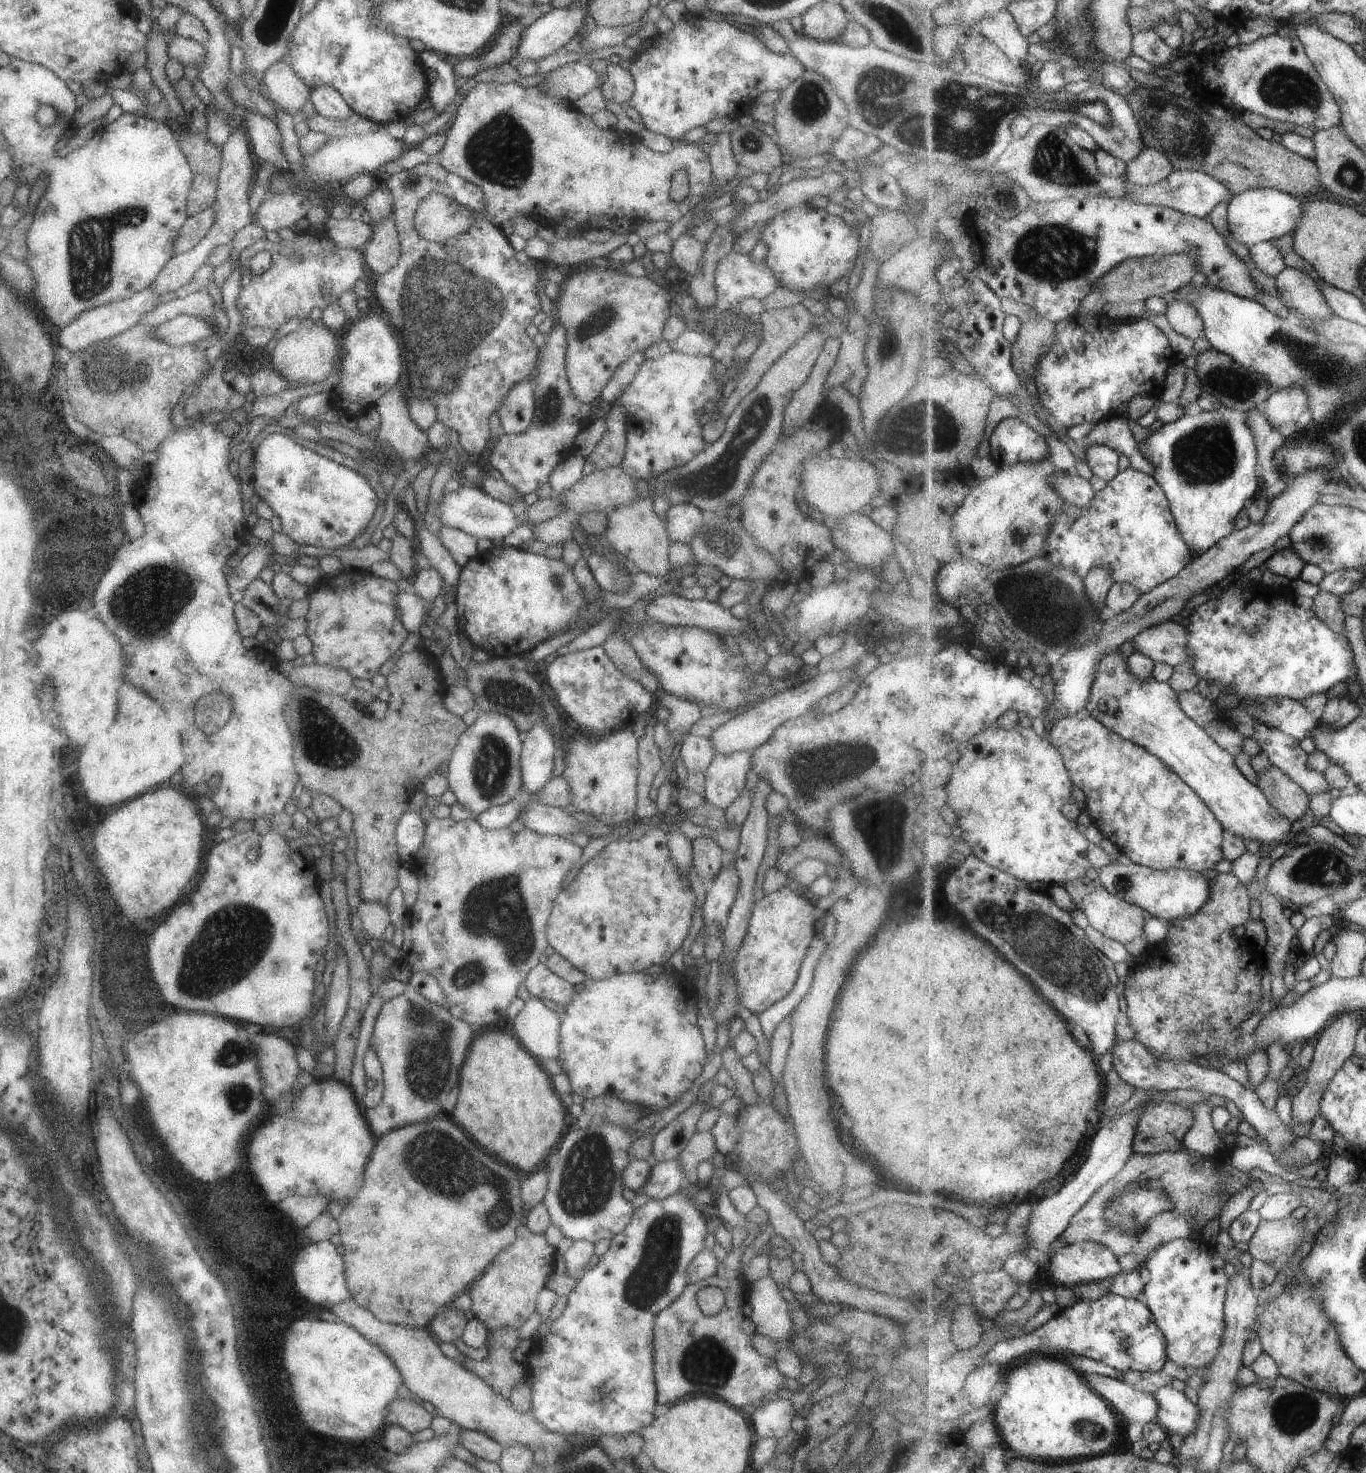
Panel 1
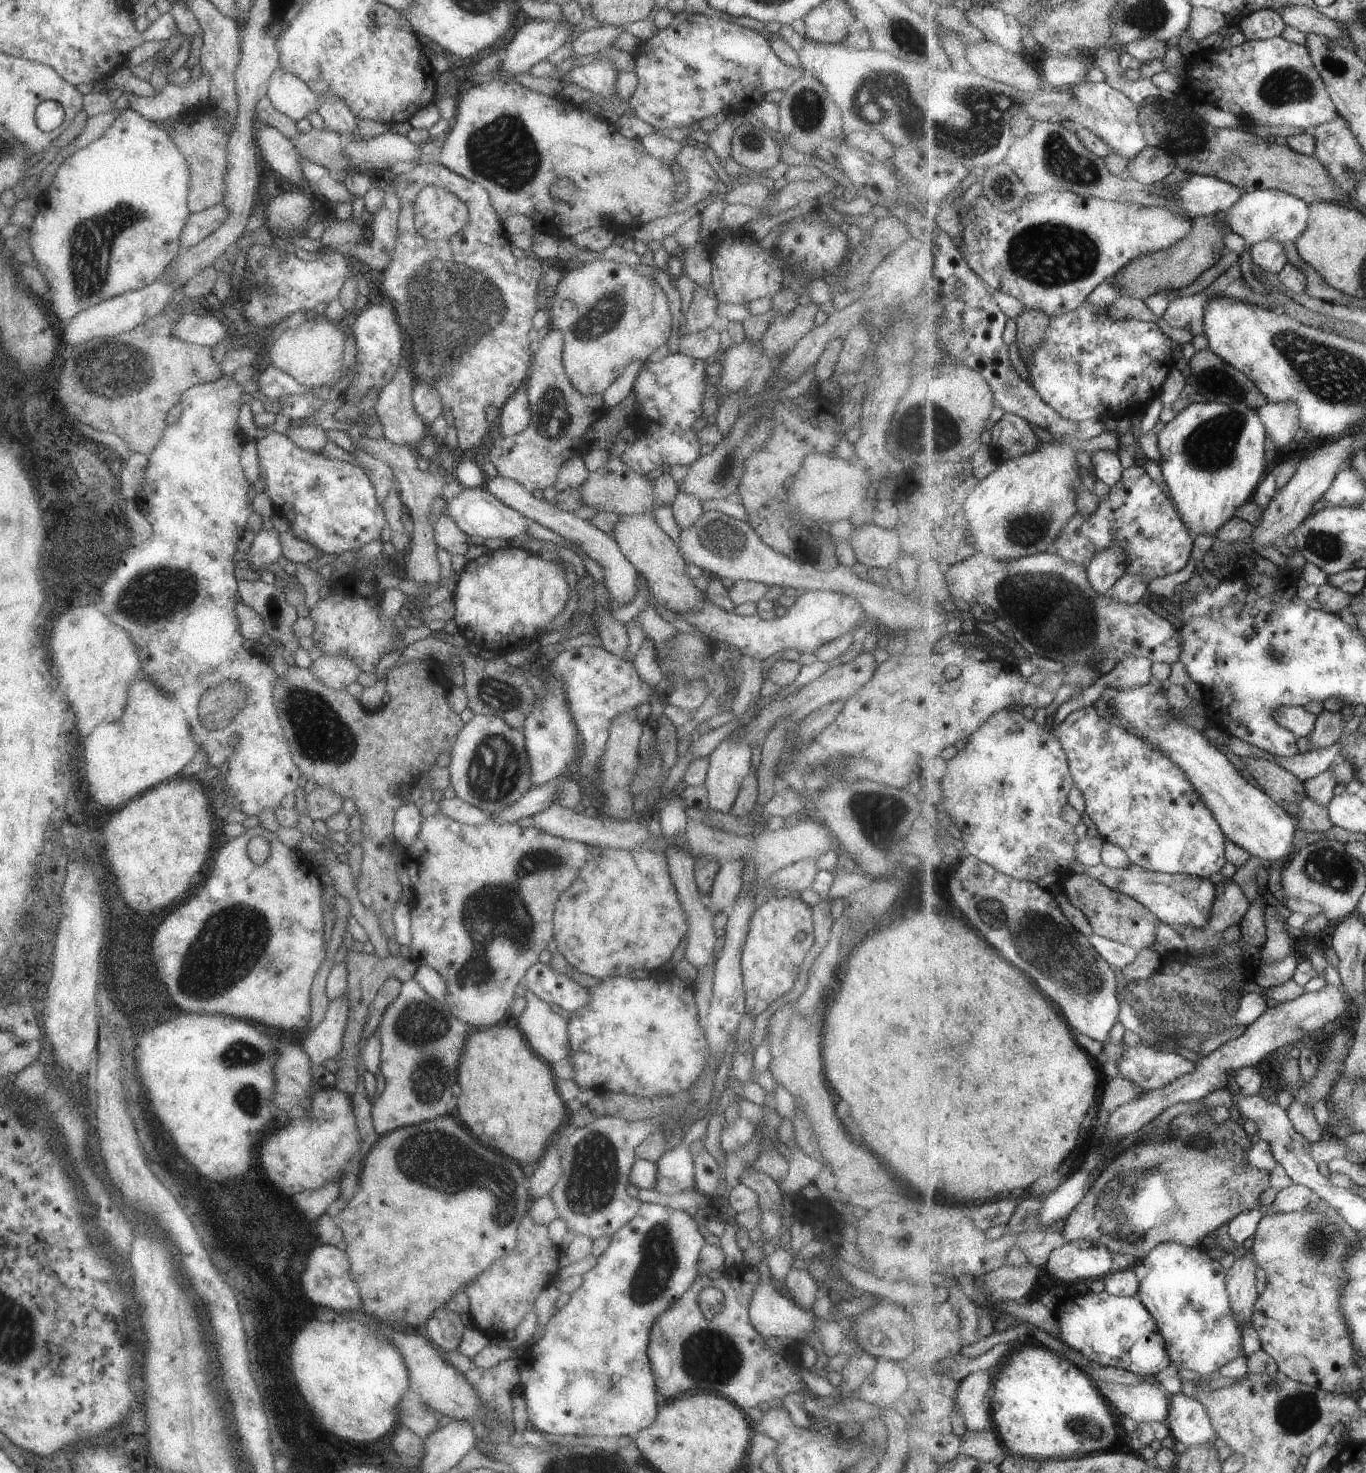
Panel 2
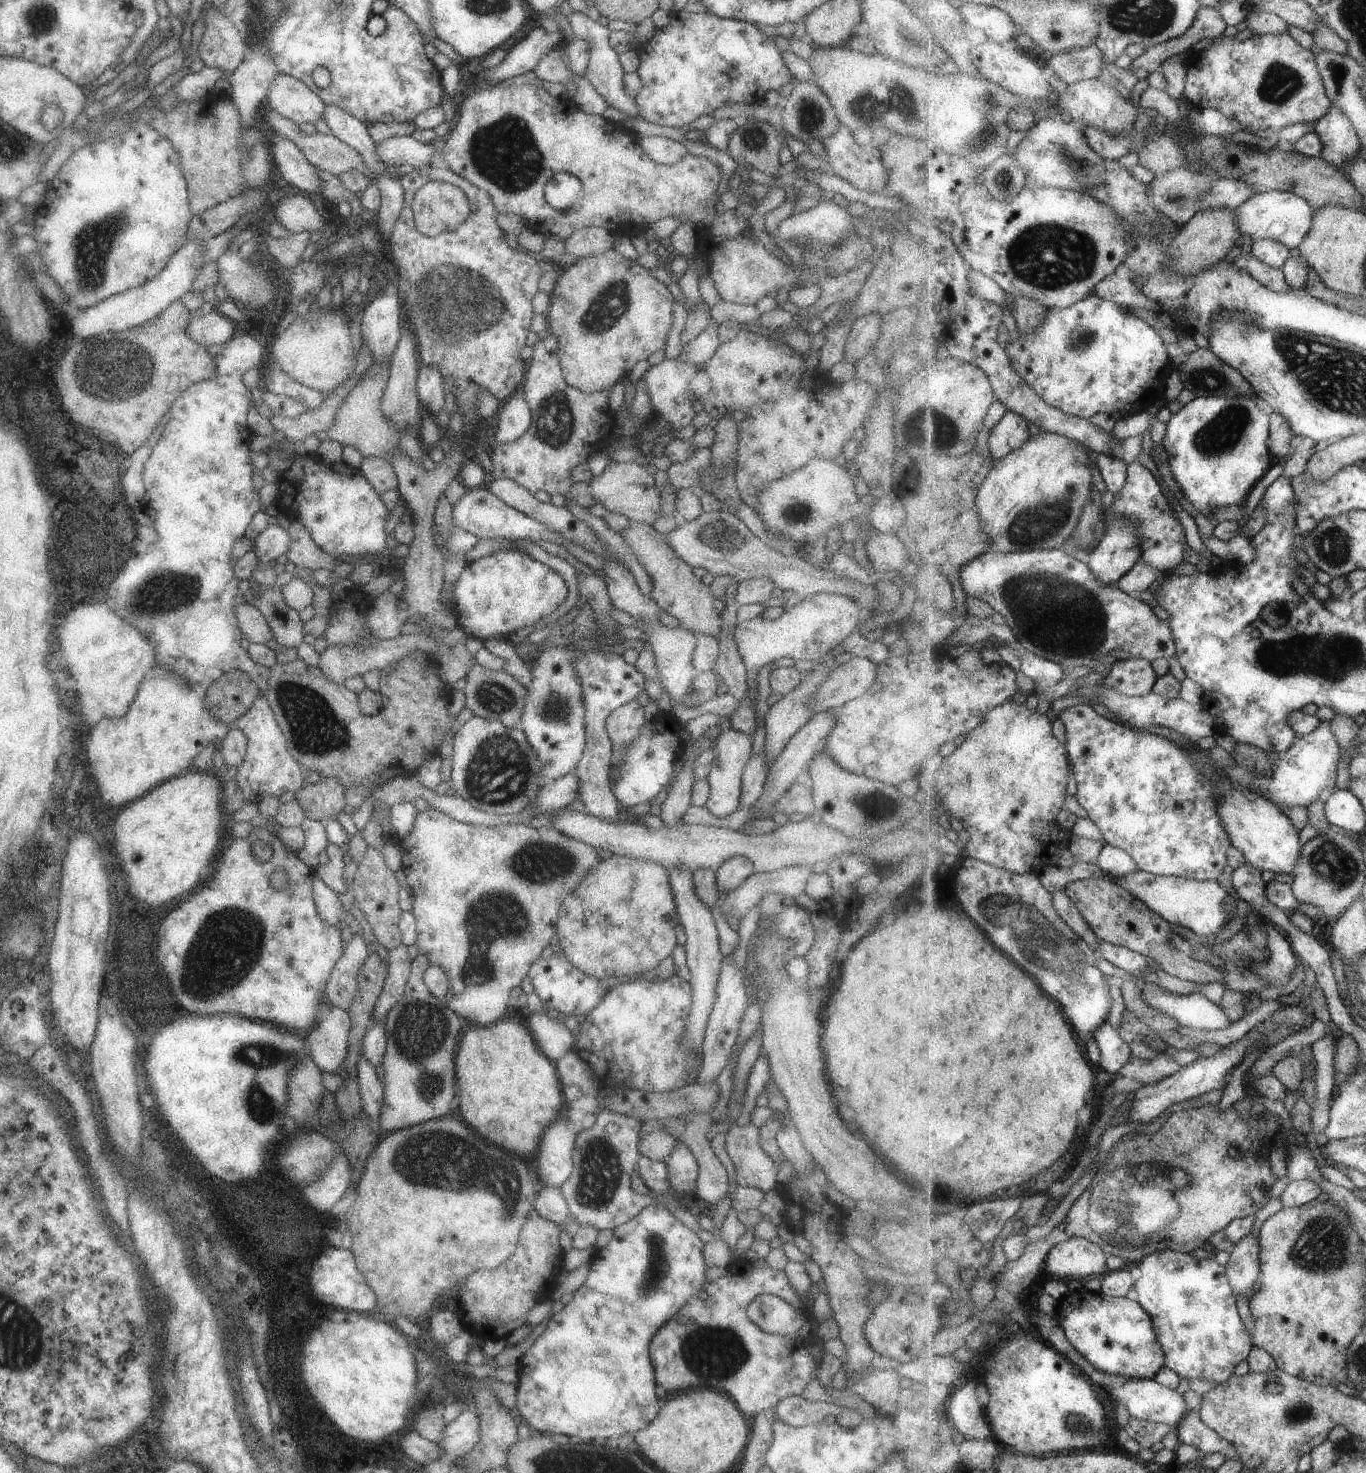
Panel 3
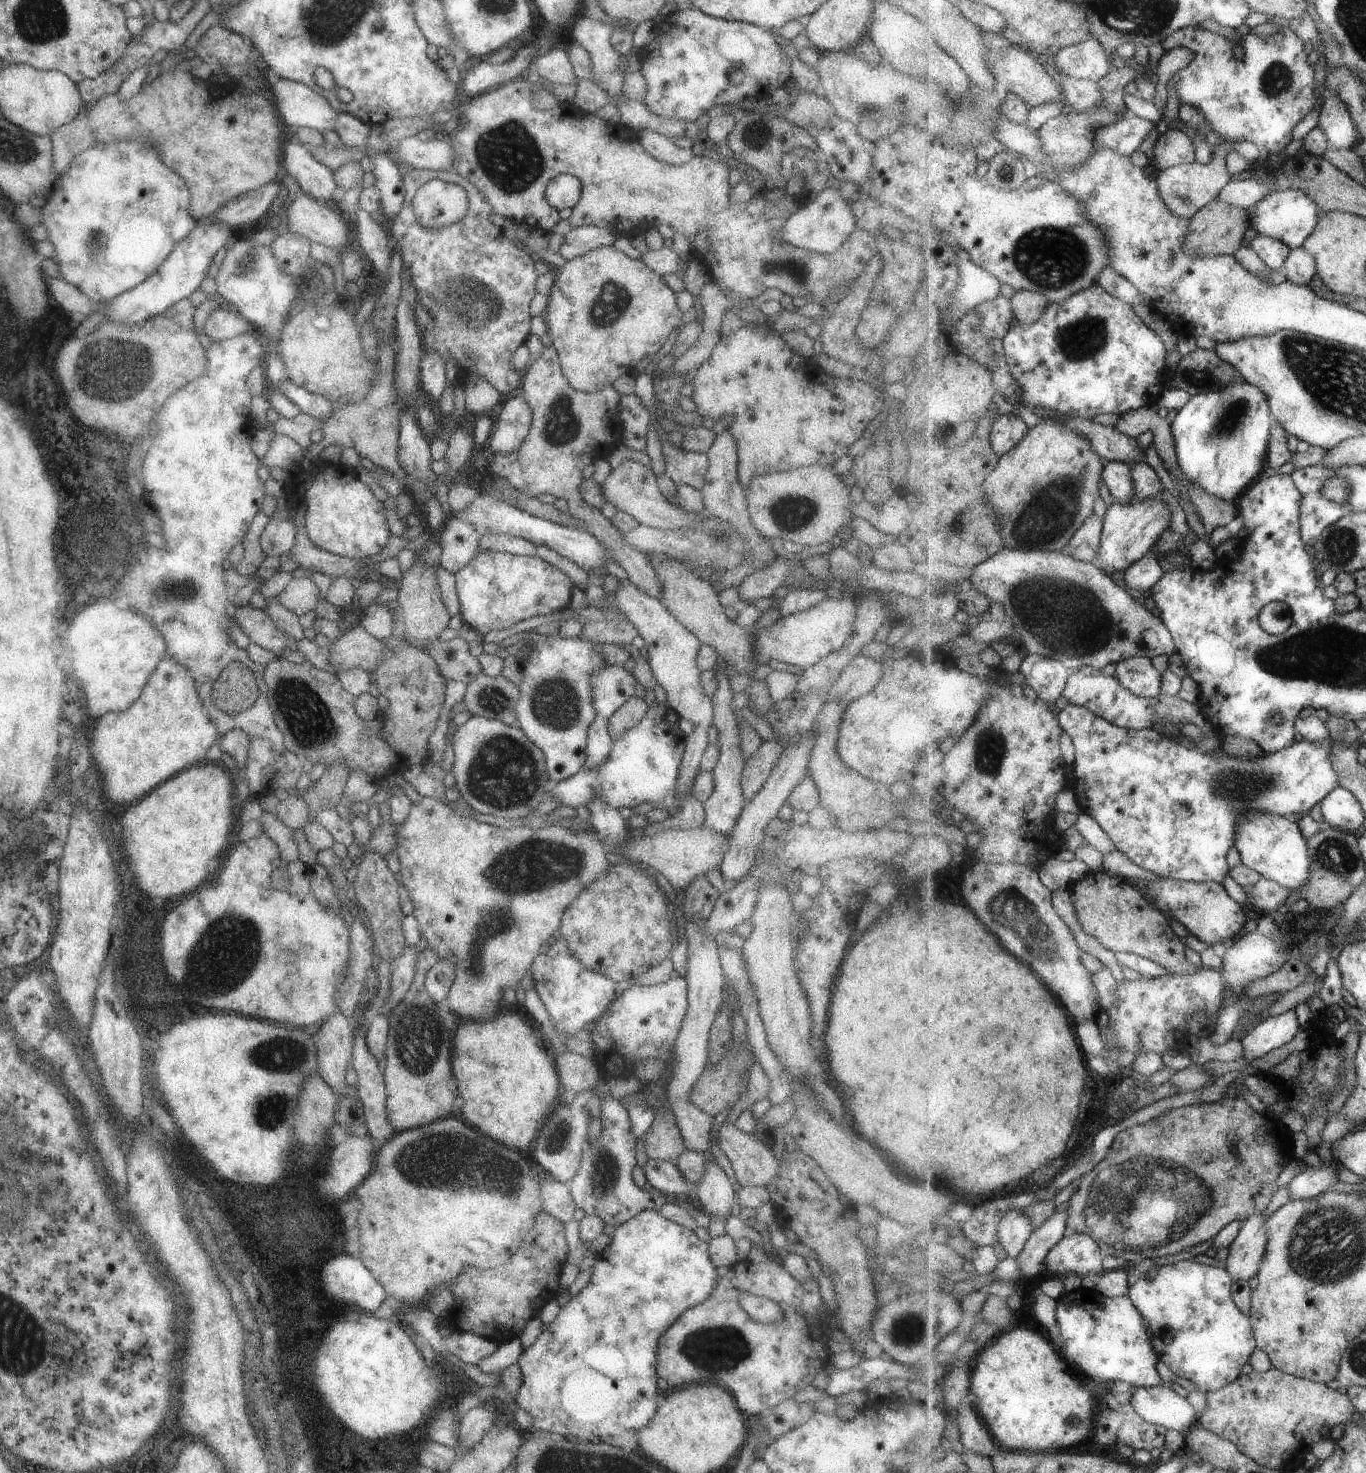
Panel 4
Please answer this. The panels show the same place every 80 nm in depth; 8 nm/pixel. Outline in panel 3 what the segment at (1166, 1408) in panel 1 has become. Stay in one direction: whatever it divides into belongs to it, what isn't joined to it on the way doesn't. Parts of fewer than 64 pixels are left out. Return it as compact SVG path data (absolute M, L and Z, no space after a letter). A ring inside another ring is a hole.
M1189 1409L1178 1424L1178 1435L1183 1443L1193 1446L1203 1455L1222 1452L1229 1457L1239 1457L1236 1448L1229 1444L1216 1430L1205 1424L1200 1409Z

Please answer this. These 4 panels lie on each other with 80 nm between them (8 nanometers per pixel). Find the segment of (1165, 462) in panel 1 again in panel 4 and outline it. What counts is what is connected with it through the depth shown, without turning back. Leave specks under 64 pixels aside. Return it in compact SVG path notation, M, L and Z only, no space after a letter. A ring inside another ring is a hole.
M1243 376L1222 391L1209 391L1192 396L1171 422L1178 465L1183 474L1198 487L1216 497L1236 503L1247 488L1267 471L1273 421L1272 408L1265 393L1245 381Z

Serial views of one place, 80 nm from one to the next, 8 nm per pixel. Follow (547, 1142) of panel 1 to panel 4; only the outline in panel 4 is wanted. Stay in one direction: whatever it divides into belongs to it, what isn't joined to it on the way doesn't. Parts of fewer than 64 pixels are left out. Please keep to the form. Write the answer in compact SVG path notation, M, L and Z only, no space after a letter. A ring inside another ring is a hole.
M505 1008L488 1021L461 1019L452 1034L451 1064L457 1092L463 1098L463 1122L507 1146L527 1148L545 1114L562 1097L554 1056L540 1042L535 1030Z

